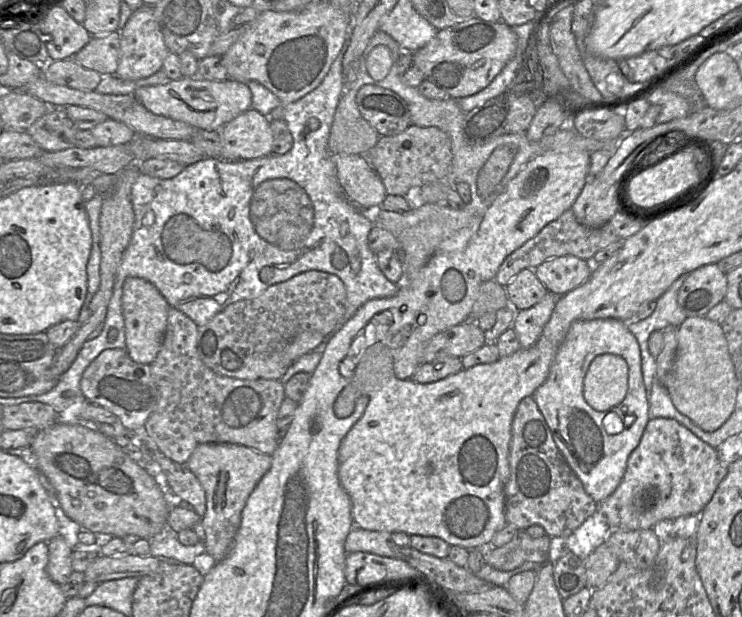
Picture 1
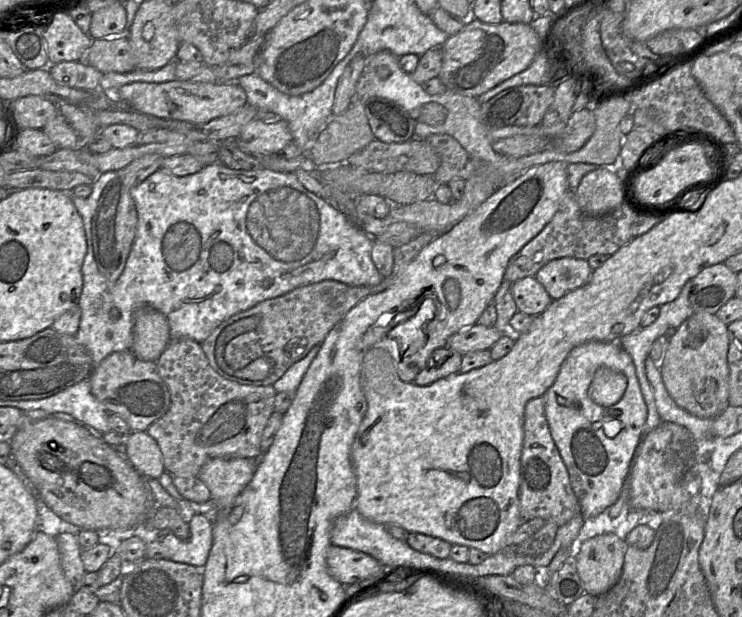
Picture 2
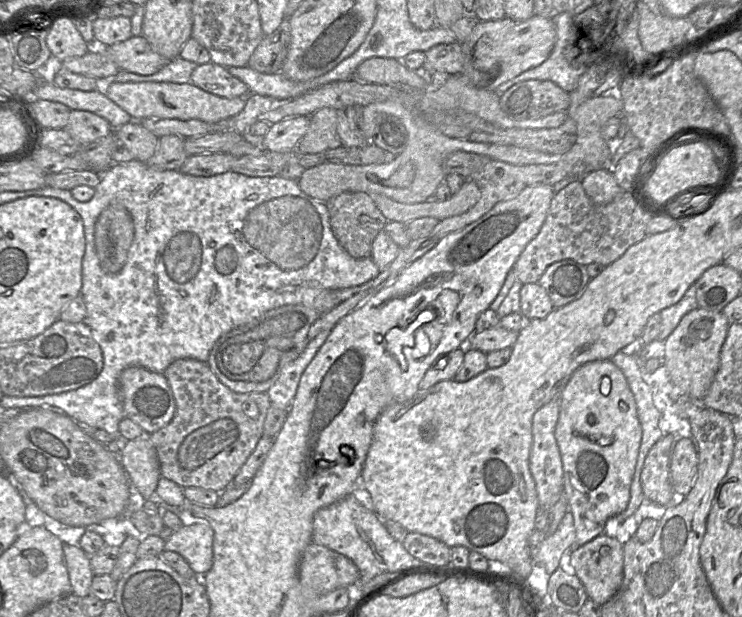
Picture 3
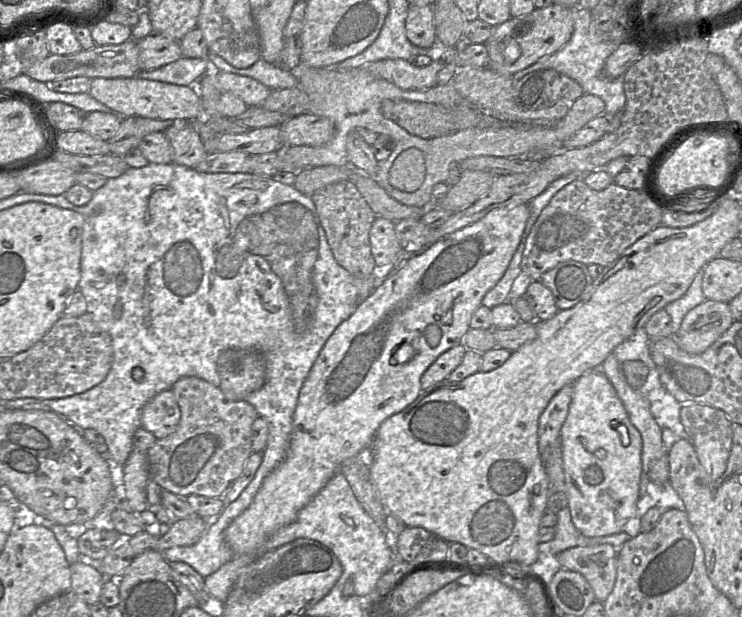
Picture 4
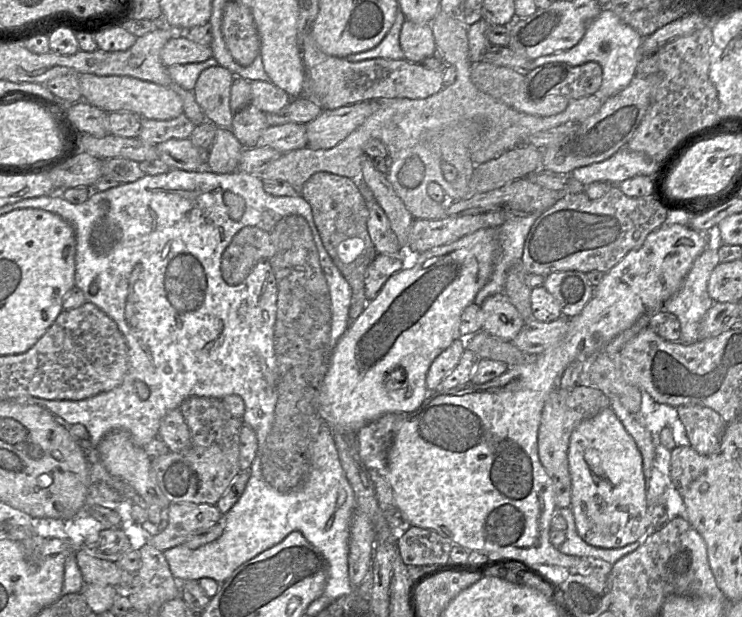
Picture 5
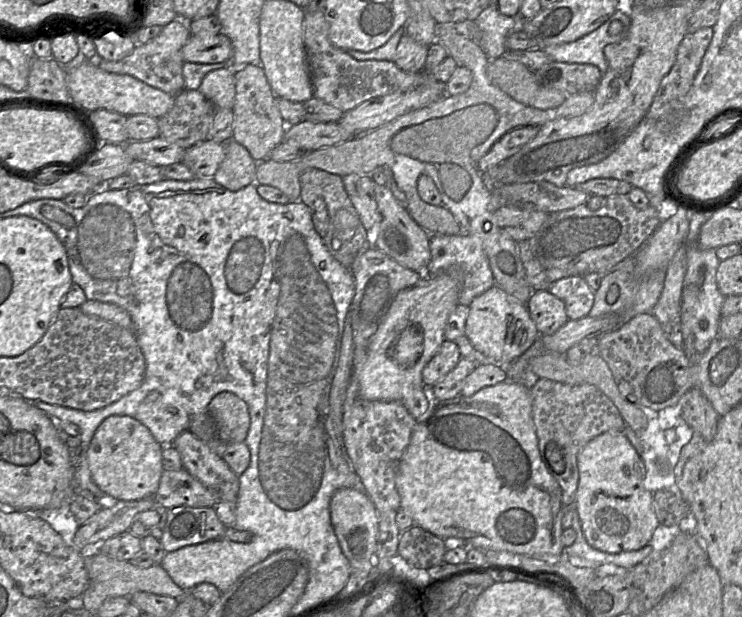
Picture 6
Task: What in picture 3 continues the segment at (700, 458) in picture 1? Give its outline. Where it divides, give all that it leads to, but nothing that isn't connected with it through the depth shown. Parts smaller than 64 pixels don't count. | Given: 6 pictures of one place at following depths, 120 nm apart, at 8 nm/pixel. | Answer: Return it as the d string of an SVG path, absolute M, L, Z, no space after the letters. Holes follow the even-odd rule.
M664 434L650 449L641 472L645 500L669 506L674 495L671 484L672 449L677 438Z

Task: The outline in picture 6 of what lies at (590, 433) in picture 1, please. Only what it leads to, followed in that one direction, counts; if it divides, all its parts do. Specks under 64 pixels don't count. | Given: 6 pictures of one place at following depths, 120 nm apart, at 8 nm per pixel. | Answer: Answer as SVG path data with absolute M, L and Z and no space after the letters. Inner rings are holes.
M606 432L590 440L577 458L579 480L575 496L575 509L587 543L599 551L616 554L636 551L650 543L659 526L653 508L653 493L644 485L645 465L623 432Z

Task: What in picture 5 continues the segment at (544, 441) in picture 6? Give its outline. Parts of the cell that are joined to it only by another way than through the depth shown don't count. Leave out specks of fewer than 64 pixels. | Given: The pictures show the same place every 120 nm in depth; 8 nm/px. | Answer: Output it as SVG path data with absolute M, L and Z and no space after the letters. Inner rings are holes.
M577 385L570 389L556 386L548 394L538 428L538 457L552 479L557 509L571 505L571 476L568 464L571 433L582 421L595 417L602 410L610 407L610 404L609 396L595 386Z

